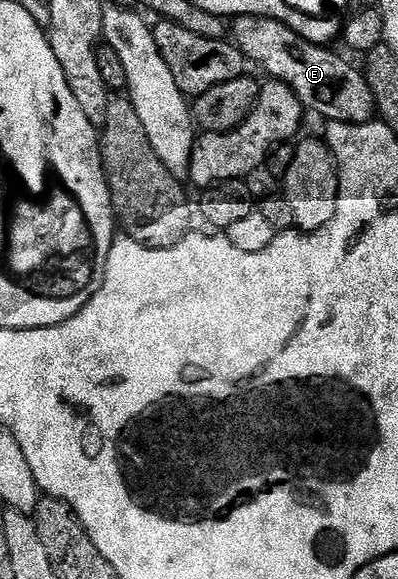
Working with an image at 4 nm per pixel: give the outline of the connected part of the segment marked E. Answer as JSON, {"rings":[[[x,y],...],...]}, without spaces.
{"rings":[[[262,17],[234,18],[229,33],[252,66],[260,65],[268,78],[288,85],[304,110],[312,109],[317,116],[324,117],[324,122],[366,125],[376,116],[375,100],[366,76],[360,70],[358,73],[345,58],[330,53],[330,48],[309,43],[289,26]]]}

